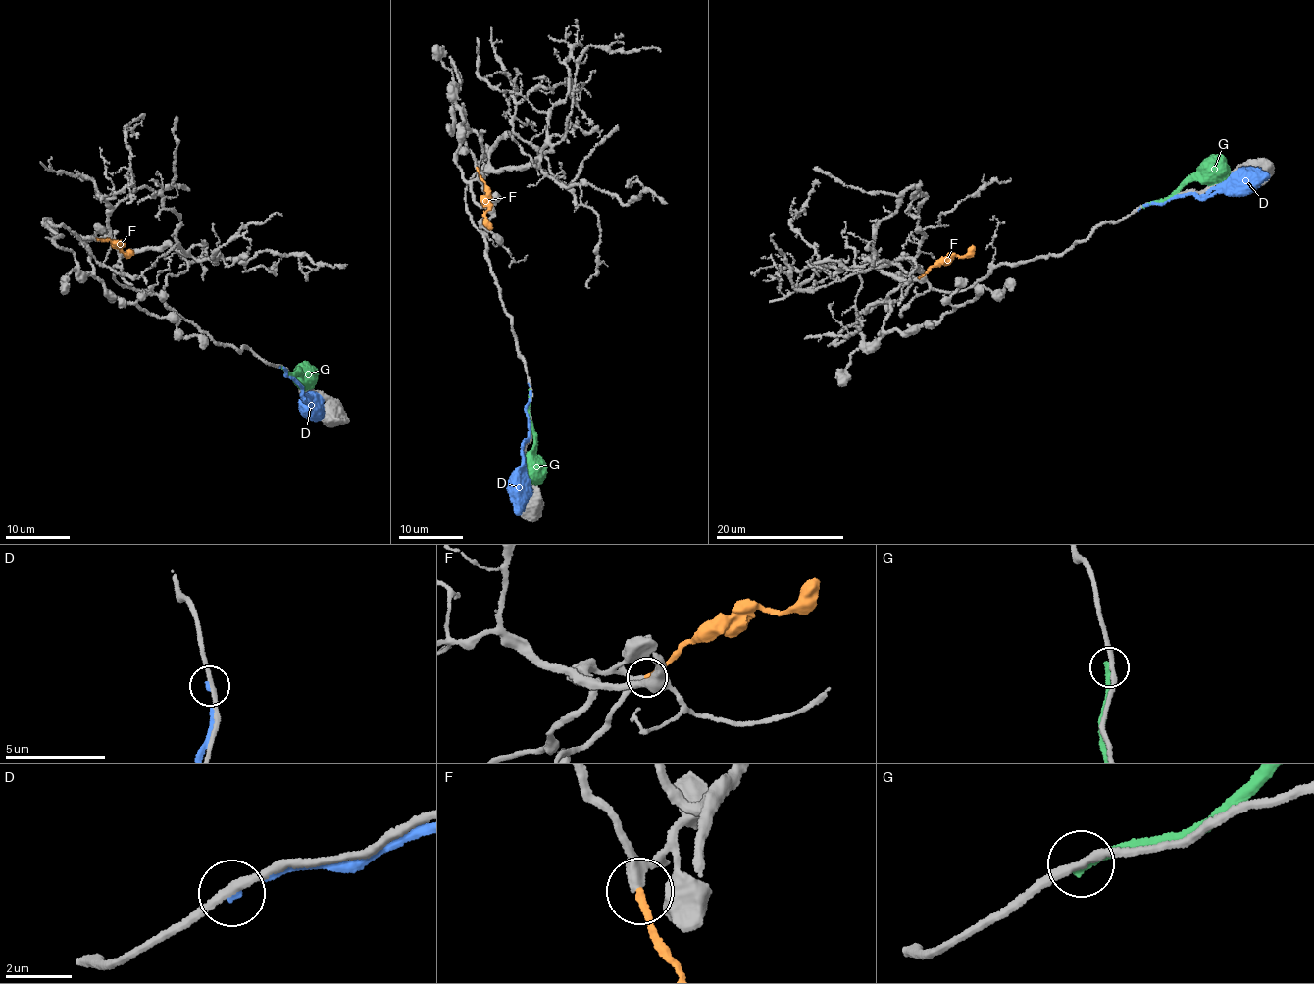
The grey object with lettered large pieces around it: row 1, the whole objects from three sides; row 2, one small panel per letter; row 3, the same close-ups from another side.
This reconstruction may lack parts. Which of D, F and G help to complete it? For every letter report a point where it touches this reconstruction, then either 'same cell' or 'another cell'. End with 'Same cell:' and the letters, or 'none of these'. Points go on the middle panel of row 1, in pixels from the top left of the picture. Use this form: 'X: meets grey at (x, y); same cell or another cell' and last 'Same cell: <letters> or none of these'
D: meets grey at (529, 384); another cell
F: meets grey at (477, 168); same cell
G: meets grey at (530, 391); another cell
Same cell: F

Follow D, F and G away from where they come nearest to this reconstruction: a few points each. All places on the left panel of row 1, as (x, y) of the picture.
D: (279, 367), (302, 387), (302, 394), (310, 400), (313, 397), (323, 406), (320, 415)
F: (97, 238), (121, 246), (126, 255), (131, 251)
G: (282, 367), (290, 375), (302, 376), (297, 372), (299, 370), (309, 377)

